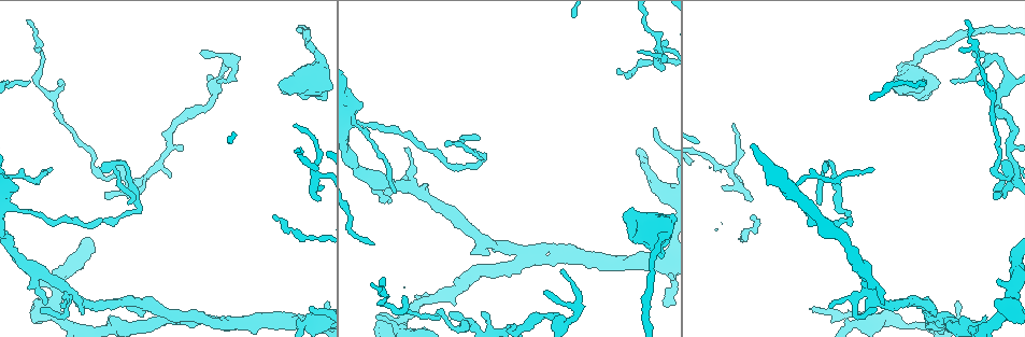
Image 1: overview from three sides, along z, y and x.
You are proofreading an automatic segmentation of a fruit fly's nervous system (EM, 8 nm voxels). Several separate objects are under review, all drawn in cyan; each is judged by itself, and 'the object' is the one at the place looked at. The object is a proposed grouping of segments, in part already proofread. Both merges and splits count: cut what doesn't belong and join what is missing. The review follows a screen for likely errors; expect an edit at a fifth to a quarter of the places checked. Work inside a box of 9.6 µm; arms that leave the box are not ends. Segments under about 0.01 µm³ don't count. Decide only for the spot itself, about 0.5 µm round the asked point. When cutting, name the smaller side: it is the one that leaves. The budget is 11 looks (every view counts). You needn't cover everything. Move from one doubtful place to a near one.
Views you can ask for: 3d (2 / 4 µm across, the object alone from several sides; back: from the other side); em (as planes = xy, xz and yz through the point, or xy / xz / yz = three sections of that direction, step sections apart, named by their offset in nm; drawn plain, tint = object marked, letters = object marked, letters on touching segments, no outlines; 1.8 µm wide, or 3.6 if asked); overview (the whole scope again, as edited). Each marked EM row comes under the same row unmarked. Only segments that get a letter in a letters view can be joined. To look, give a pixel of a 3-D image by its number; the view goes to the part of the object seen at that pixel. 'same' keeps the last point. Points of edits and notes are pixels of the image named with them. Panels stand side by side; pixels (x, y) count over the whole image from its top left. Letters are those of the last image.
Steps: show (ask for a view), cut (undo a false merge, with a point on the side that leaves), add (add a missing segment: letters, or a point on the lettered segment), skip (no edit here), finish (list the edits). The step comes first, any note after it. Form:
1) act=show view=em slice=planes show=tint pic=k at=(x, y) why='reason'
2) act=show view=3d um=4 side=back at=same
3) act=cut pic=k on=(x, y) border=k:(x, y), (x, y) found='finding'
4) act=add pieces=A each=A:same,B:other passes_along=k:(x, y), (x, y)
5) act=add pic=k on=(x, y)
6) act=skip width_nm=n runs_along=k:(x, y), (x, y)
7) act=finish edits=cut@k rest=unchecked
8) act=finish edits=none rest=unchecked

act=show view=em slice=xz step=16 show=letters pic=1 at=(230, 57)

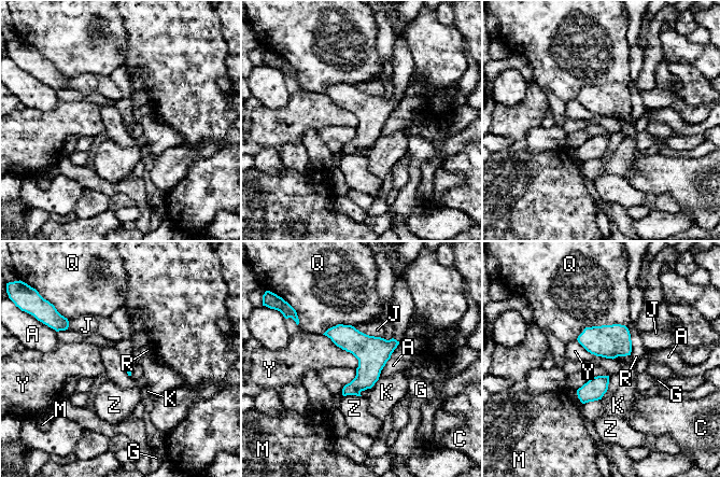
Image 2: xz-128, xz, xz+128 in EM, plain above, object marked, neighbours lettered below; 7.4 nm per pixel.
act=skip width_nm=20 each=A:other,C:other,G:other,J:other,K:other,M:other,Q:other,R:other,Y:other,Z:other border=2:(323, 334), (349, 351), (358, 366) found='continuous, no second cell'

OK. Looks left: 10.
act=show view=3d um=4 pic=1 at=(284, 79) why='thick end'

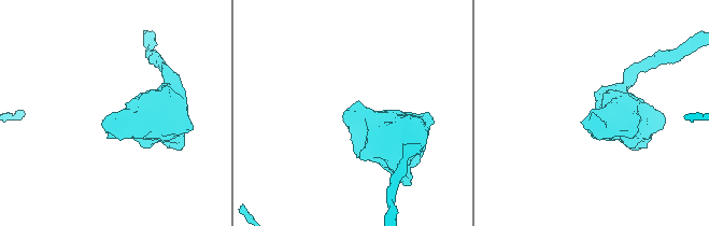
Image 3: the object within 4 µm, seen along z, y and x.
act=show view=em slice=xz step=16 show=tint pic=3 at=(348, 110) why='need the tissue'

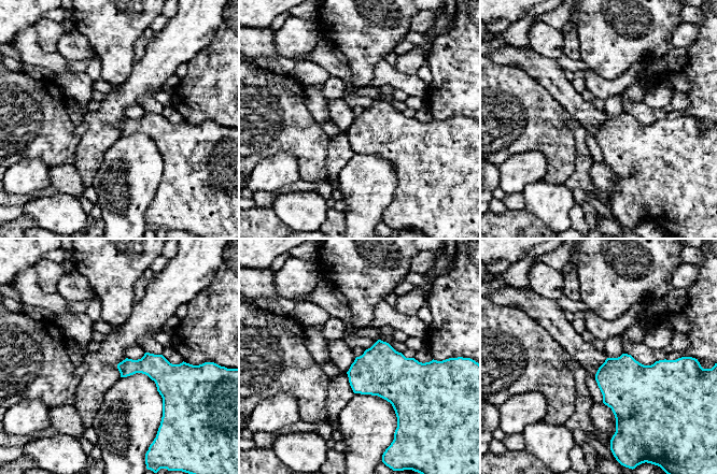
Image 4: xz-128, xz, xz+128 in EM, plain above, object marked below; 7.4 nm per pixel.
act=show view=em slice=planes show=letters at=same why='another direction'

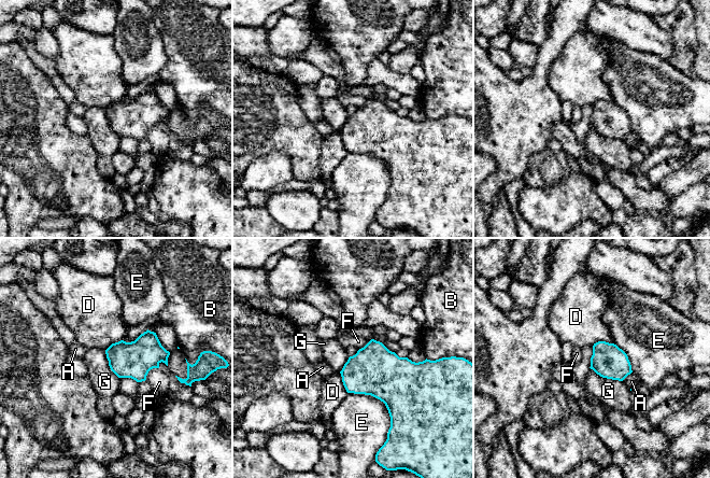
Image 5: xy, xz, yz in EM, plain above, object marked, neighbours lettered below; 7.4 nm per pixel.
act=skip each=A:other,B:other,D:other,E:other,F:other,G:other border=5:(590, 367), (602, 377), (622, 381) found='none of them fits'

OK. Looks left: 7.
act=show view=3d um=4 side=back pic=1 at=(828, 162) why='sharp bend'

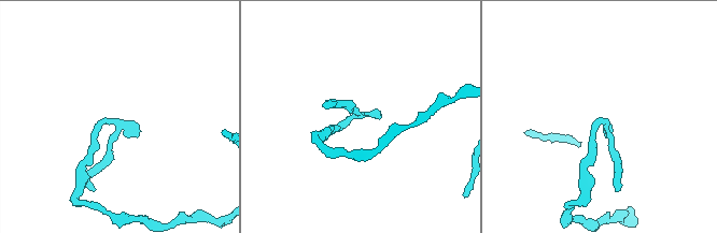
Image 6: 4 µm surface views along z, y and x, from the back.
act=show view=em slice=xy step=8 show=tint pic=6 at=(109, 122)

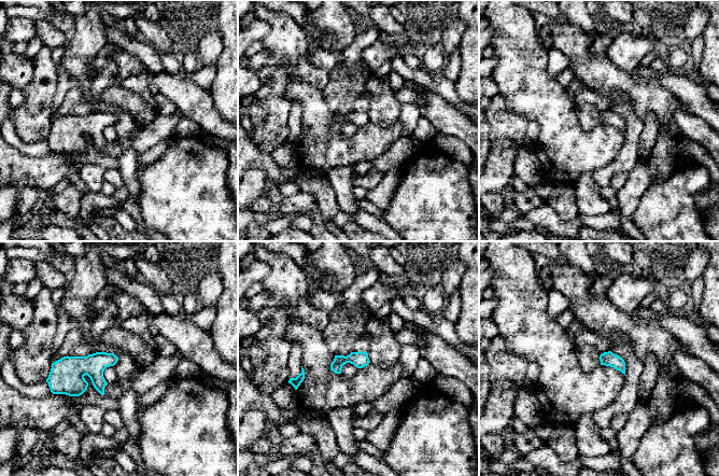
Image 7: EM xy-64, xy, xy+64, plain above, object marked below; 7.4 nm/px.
act=show view=em slice=planes show=letters at=same why='cut it another way'

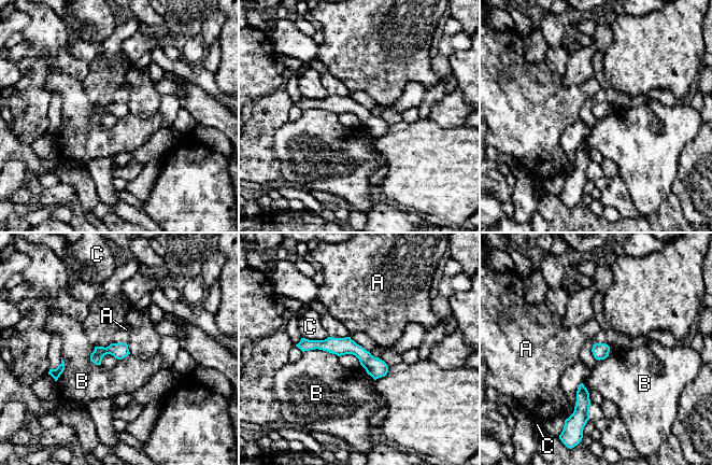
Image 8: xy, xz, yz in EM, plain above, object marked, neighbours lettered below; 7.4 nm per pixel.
act=skip each=A:other,B:other,C:other border=8:(302, 351), (326, 350), (338, 356) found='continuous, no second cell'

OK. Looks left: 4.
act=show view=em slice=xy step=4 show=letters pic=1 at=(52, 168) why='end of a long branch'

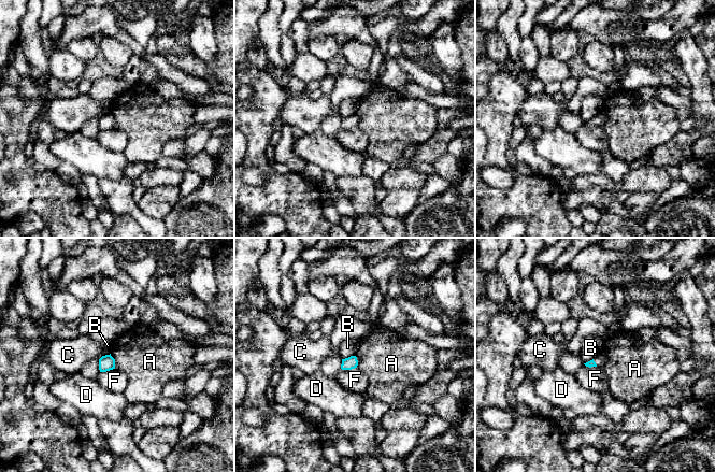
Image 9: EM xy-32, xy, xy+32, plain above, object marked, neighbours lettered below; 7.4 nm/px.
act=show view=em slice=planes show=letters at=same why='cut it another way'

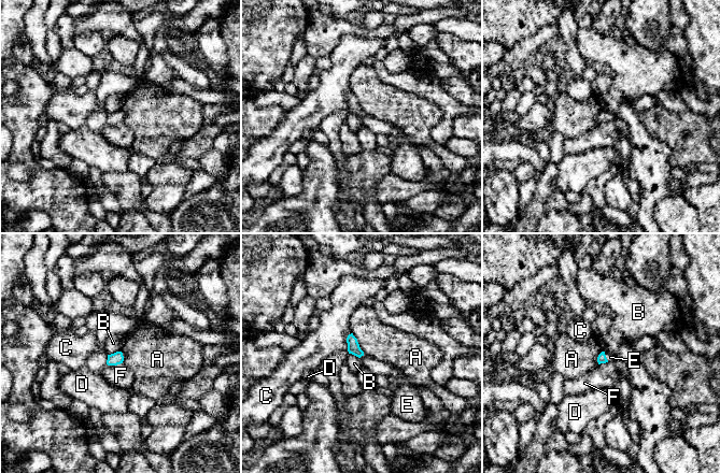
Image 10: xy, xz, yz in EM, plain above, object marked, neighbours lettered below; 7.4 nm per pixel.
act=add pieces=E each=A:other,B:other,C:other,D:other,E:same,F:other passes_along=10:(353, 347), (362, 355), (378, 368) found='the cell continues'

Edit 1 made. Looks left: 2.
act=show view=em slice=xz step=16 show=tint pic=1 at=(104, 198) why='branch stops here'

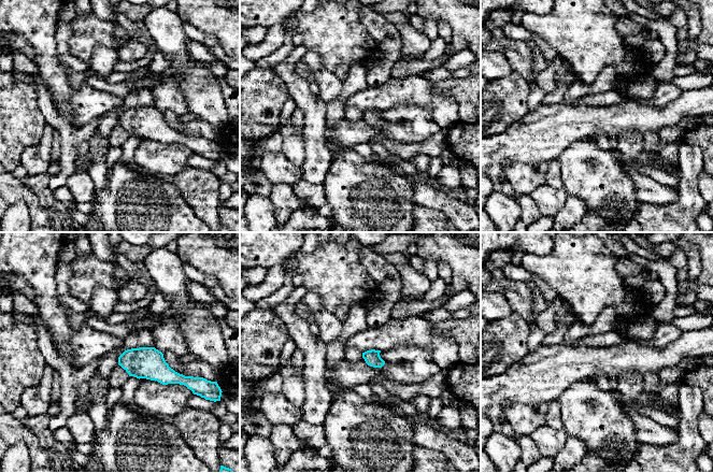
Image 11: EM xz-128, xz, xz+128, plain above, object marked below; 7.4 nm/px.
act=show view=em slice=planes show=letters at=same

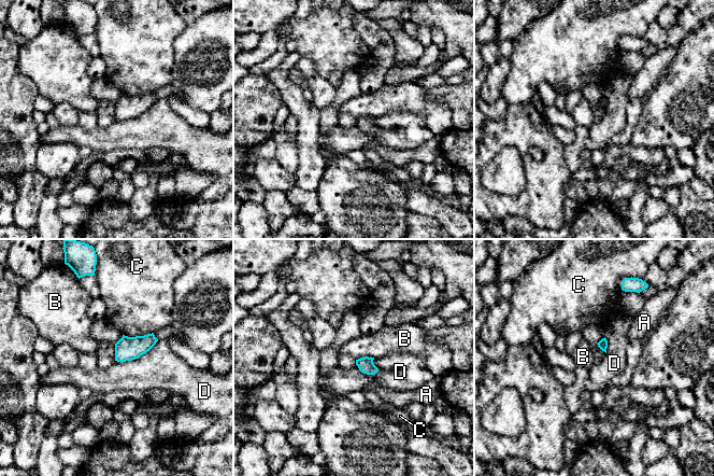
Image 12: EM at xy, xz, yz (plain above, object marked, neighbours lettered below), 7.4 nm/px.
act=skip each=A:other,B:other,C:other,D:other border=12:(158, 340), (138, 358), (115, 361) found='none of them fits'

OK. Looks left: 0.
act=finish edits=add@10 rest=unchecked

